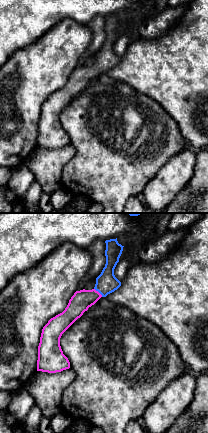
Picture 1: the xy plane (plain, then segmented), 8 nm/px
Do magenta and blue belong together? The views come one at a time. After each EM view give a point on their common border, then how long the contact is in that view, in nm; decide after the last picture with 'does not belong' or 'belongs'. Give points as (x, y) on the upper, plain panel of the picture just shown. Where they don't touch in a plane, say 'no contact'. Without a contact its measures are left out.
contact (98, 68); length 100 nm

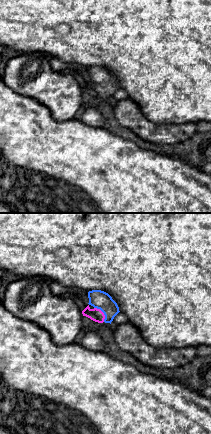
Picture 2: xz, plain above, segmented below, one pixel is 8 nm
contact (103, 89); length 150 nm

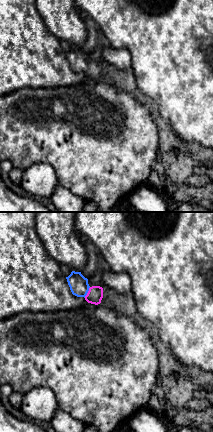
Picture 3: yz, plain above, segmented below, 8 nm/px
contact (88, 68); length 100 nm

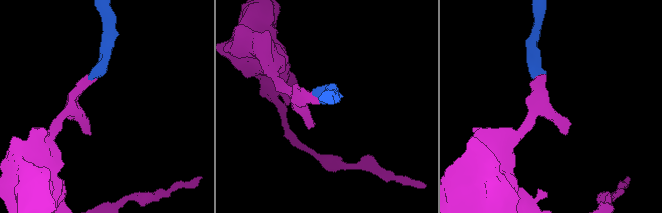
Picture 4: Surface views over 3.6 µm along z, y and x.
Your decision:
belongs

